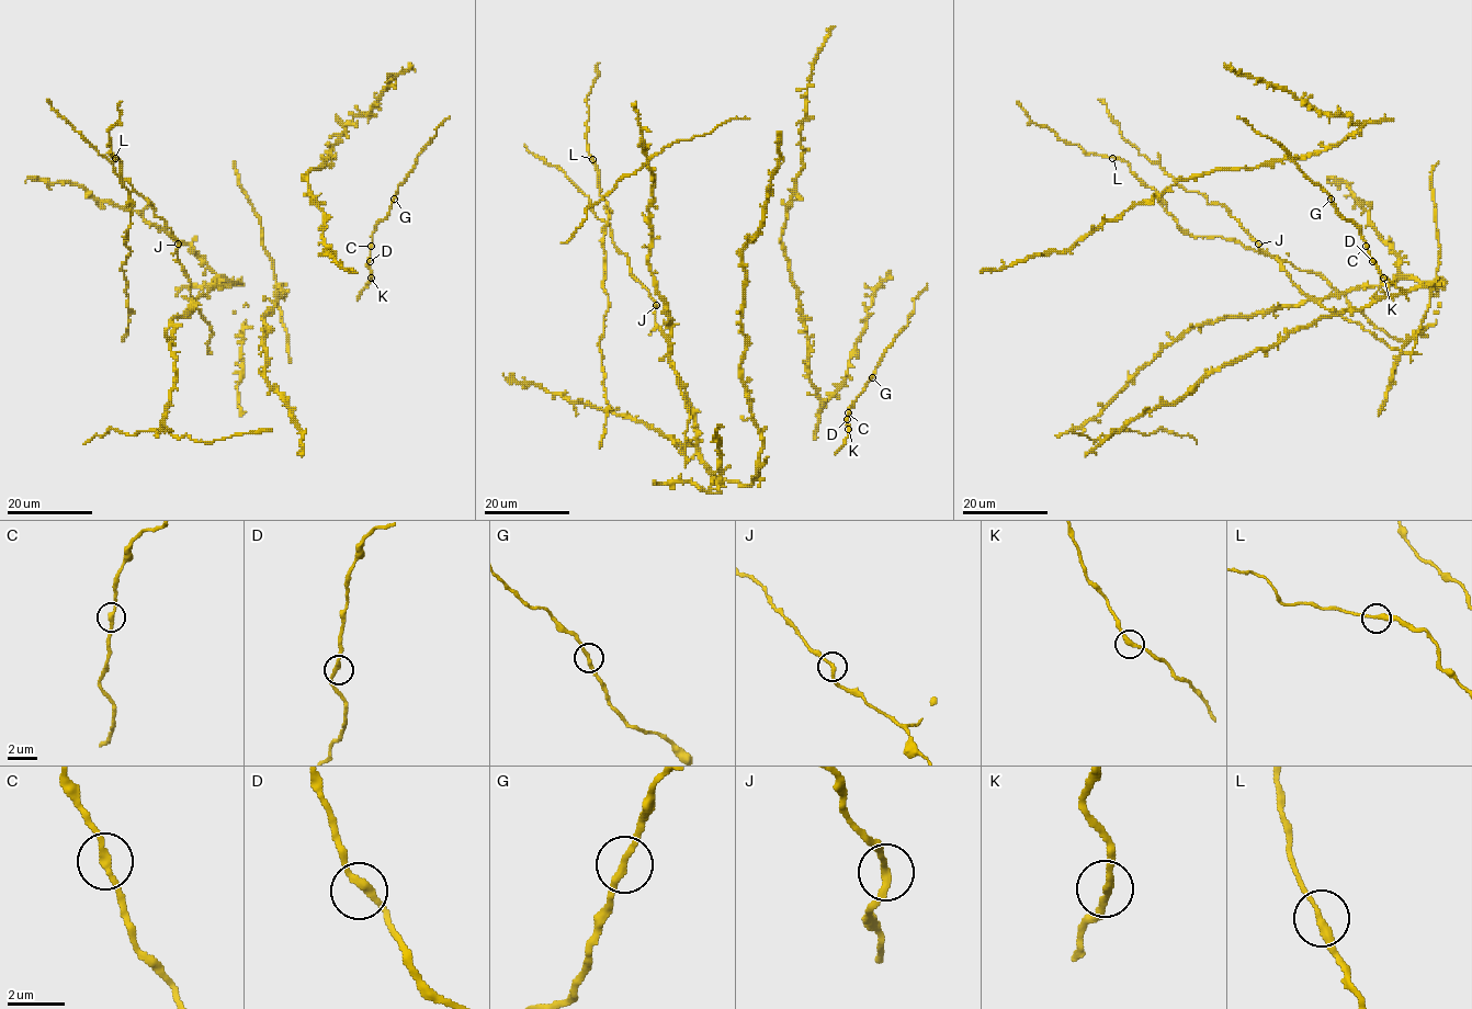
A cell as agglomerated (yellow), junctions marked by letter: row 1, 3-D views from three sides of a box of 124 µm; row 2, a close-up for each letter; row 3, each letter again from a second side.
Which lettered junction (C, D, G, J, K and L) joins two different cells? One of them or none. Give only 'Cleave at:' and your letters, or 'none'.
Cleave at: none

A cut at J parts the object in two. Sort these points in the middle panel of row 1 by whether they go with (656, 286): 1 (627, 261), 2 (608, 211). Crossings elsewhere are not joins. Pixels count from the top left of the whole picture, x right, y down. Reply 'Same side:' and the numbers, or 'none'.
Same side: 2

